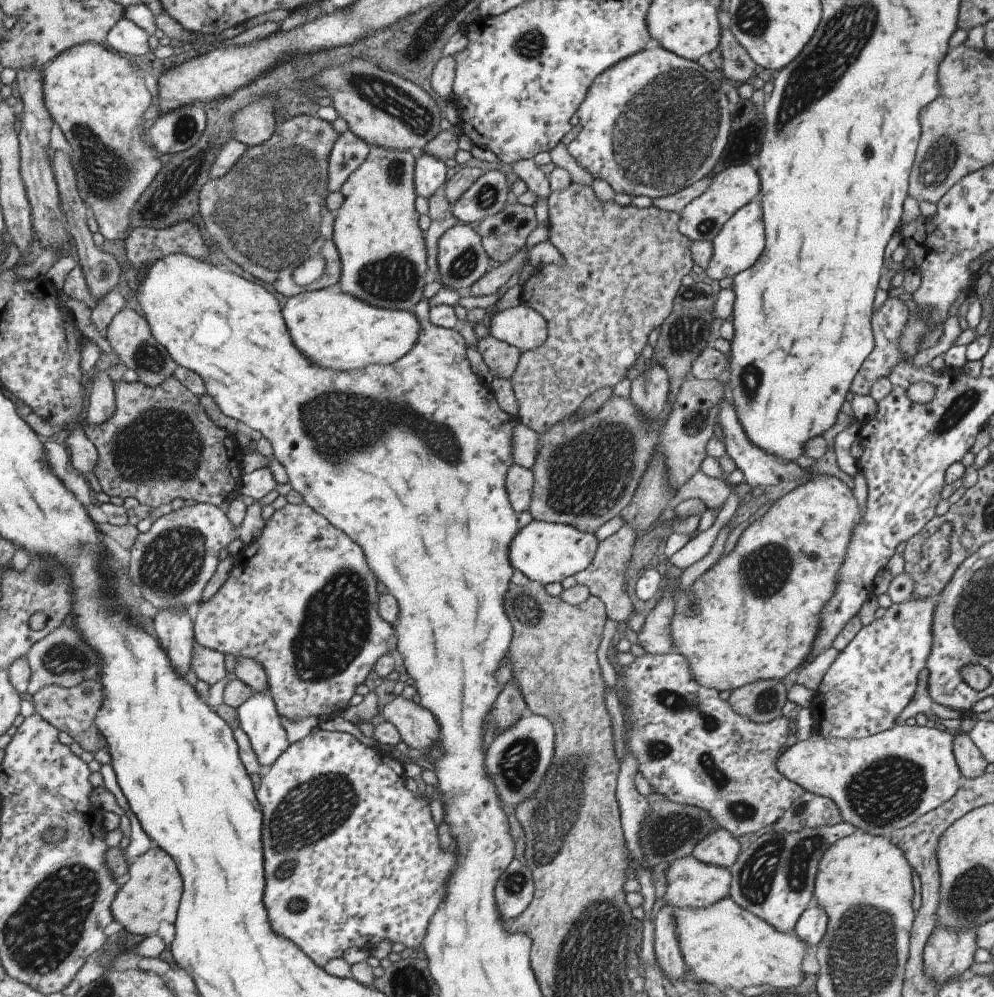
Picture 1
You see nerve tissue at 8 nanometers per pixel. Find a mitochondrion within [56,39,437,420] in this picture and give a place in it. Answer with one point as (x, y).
(269, 214)

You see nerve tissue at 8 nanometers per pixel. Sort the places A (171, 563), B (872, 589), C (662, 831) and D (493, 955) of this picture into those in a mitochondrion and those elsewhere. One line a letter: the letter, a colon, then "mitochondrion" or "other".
A: mitochondrion
B: other
C: mitochondrion
D: other

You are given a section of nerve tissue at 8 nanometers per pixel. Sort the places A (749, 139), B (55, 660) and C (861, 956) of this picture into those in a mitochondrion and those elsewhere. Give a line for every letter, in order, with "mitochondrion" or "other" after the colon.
A: mitochondrion
B: mitochondrion
C: mitochondrion

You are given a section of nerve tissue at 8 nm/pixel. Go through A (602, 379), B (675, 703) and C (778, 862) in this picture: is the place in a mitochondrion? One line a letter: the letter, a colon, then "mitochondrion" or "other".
A: other
B: mitochondrion
C: mitochondrion

